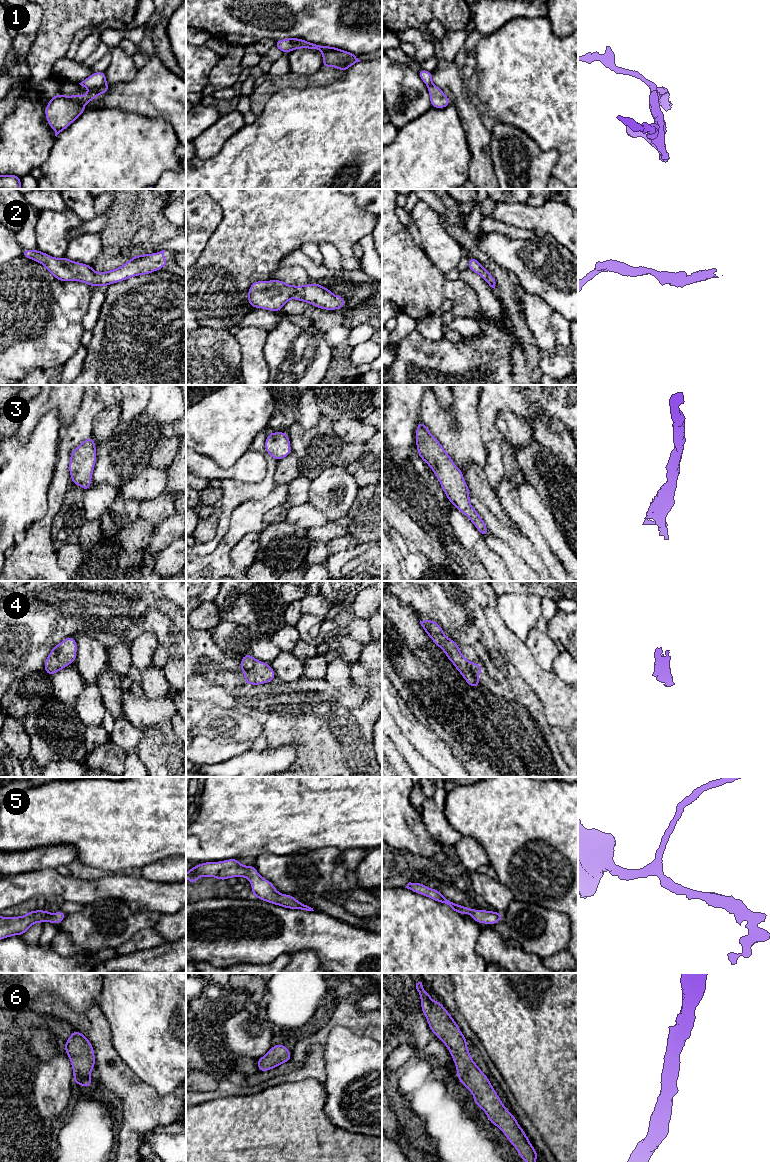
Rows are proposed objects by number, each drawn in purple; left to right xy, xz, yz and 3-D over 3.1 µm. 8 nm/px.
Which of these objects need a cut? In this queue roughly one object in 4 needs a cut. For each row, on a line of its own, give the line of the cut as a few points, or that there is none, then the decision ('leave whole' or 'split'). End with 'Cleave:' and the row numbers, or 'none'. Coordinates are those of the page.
1: cut in xy along (105, 83), (91, 89); split
2: no cut; leave whole
3: no cut; leave whole
4: no cut; leave whole
5: no cut; leave whole
6: no cut; leave whole
Cleave: 1

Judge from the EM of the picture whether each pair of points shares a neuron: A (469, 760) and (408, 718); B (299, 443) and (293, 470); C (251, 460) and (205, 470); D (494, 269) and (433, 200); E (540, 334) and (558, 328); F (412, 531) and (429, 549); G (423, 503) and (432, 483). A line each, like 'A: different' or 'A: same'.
A: different
B: different
C: same
D: different
E: different
F: same
G: same

